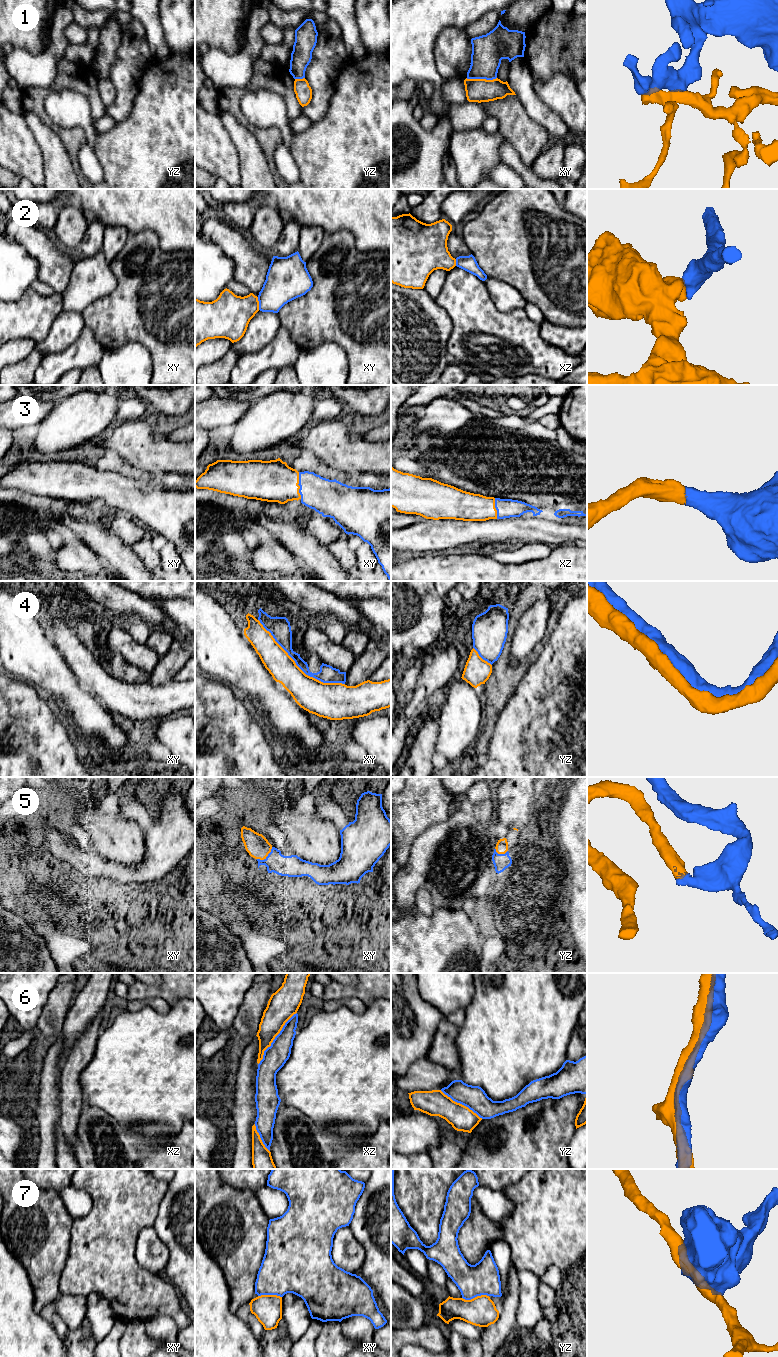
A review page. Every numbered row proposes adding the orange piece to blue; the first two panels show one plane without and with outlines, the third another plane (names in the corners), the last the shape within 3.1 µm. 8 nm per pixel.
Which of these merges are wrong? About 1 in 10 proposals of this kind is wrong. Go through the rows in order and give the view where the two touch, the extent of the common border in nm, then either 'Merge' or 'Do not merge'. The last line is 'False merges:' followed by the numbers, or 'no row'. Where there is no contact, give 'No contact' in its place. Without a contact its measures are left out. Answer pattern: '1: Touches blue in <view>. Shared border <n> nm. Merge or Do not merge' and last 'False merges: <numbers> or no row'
1: Touches blue in xy. Shared border 240 nm. Merge
2: Touches blue in xy. Shared border 110 nm. Do not merge
3: Touches blue in xy. Shared border 220 nm. Merge
4: Touches blue in xy. Shared border 850 nm. Merge
5: Touches blue in xy. Shared border 160 nm. Merge
6: Touches blue in xz. Shared border 500 nm. Do not merge
7: Touches blue in yz. Shared border 220 nm. Merge
False merges: 2, 6

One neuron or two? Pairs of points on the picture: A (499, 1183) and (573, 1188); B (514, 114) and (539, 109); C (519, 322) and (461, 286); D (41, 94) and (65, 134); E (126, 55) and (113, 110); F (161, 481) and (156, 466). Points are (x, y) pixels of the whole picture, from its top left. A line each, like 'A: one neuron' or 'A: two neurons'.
A: two neurons
B: two neurons
C: one neuron
D: one neuron
E: one neuron
F: two neurons

